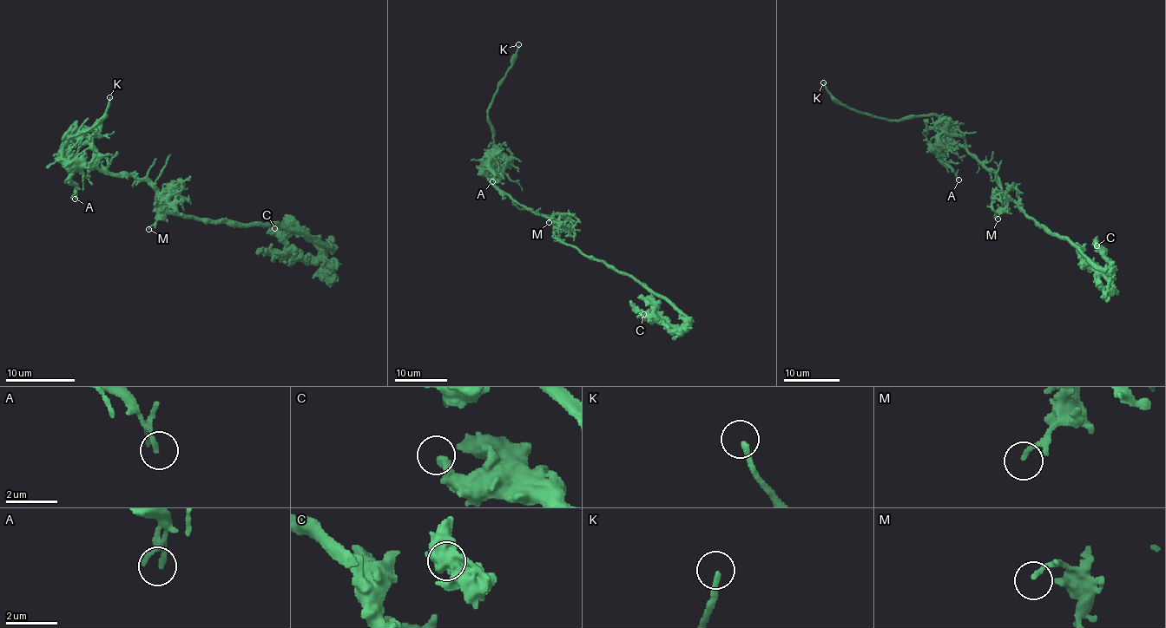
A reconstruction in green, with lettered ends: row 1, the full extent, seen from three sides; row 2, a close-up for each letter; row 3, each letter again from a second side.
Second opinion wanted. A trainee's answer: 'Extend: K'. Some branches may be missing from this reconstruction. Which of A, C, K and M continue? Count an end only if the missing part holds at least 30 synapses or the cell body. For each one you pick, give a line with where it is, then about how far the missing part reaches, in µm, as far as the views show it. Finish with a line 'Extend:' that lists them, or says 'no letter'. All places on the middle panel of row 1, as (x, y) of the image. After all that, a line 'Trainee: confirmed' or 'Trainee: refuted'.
K: at (518, 44); about 30 µm are missing
Extend: K
Trainee: confirmed

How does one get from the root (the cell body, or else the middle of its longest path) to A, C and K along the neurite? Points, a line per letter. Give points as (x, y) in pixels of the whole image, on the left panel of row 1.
A: (147, 183), (68, 158), (64, 160), (76, 168), (71, 178), (75, 199)
C: (147, 183), (155, 201), (167, 210), (199, 219), (276, 223), (302, 229), (328, 245), (321, 248), (274, 228)
K: (147, 183), (85, 167), (64, 151), (69, 127), (75, 124), (69, 139), (94, 127), (106, 112), (109, 97)

